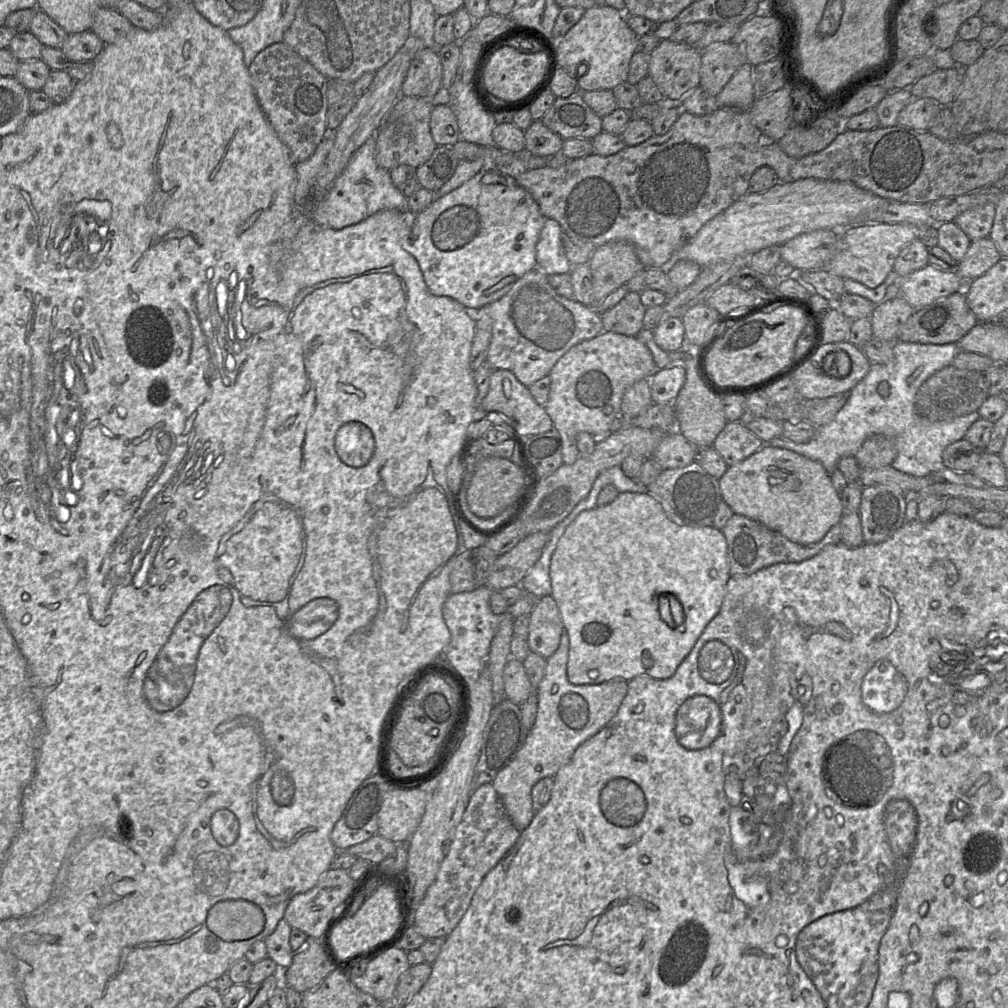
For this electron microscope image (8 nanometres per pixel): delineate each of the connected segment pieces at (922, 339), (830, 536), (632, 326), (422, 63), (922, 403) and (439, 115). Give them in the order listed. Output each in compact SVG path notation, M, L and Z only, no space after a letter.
M963 289L924 308L915 310L899 328L896 341L937 345L948 343L956 344L977 323L978 319L969 308Z
M734 513L721 531L727 541L731 576L752 574L762 568L781 562L801 562L817 555L826 546L841 542L841 525L839 523L832 526L819 542L810 545L801 545L792 542L780 532L737 513Z
M629 292L615 306L600 312L603 329L635 337L644 328L643 318L646 309L641 302L640 293Z
M425 47L413 57L401 87L401 95L432 99L442 87L442 75L439 56Z
M949 365L934 373L919 387L915 405L921 415L936 421L946 421L977 411L988 396L985 372Z
M449 105L433 106L430 130L437 146L453 146L460 140L456 116Z

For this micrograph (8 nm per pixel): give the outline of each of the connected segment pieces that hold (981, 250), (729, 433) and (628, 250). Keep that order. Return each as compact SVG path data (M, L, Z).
M989 237L977 239L971 241L966 254L958 262L956 272L965 283L970 282L983 275L1001 258Z
M743 421L728 422L716 437L713 447L728 466L748 458L765 443L754 435Z
M613 241L597 247L589 266L593 278L594 302L599 305L610 293L646 269L632 244Z

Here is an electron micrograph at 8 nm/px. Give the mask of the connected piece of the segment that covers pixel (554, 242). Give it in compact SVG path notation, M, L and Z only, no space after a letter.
M546 219L536 245L537 268L547 275L570 274L572 265L564 251L564 232L554 219Z

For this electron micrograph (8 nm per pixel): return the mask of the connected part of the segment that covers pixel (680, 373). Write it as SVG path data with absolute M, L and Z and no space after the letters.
M673 364L657 372L649 379L653 403L673 403L686 380L682 364Z

